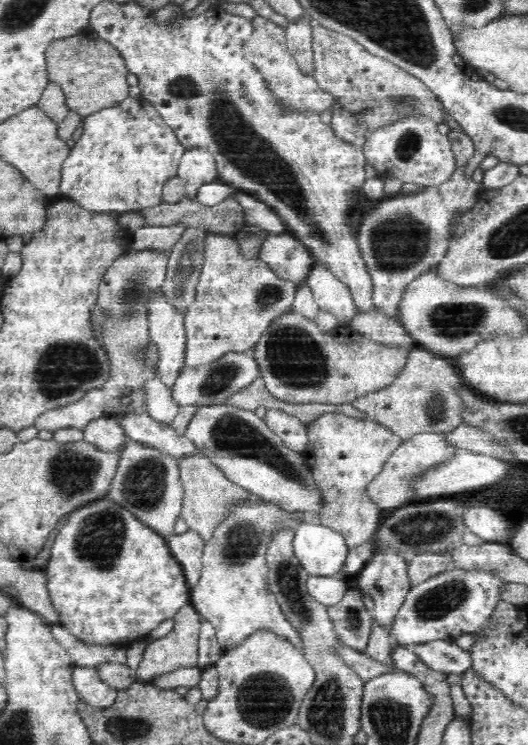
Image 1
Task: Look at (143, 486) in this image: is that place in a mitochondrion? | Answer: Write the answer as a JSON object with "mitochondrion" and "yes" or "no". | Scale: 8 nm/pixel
{"mitochondrion":"yes"}

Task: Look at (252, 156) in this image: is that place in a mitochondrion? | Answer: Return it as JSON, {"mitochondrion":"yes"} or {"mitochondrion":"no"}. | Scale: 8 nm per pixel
{"mitochondrion":"yes"}

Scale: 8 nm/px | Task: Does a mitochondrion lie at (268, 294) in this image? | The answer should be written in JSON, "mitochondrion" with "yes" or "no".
{"mitochondrion":"yes"}

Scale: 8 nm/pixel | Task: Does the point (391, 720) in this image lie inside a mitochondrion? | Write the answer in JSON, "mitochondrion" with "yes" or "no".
{"mitochondrion":"yes"}

